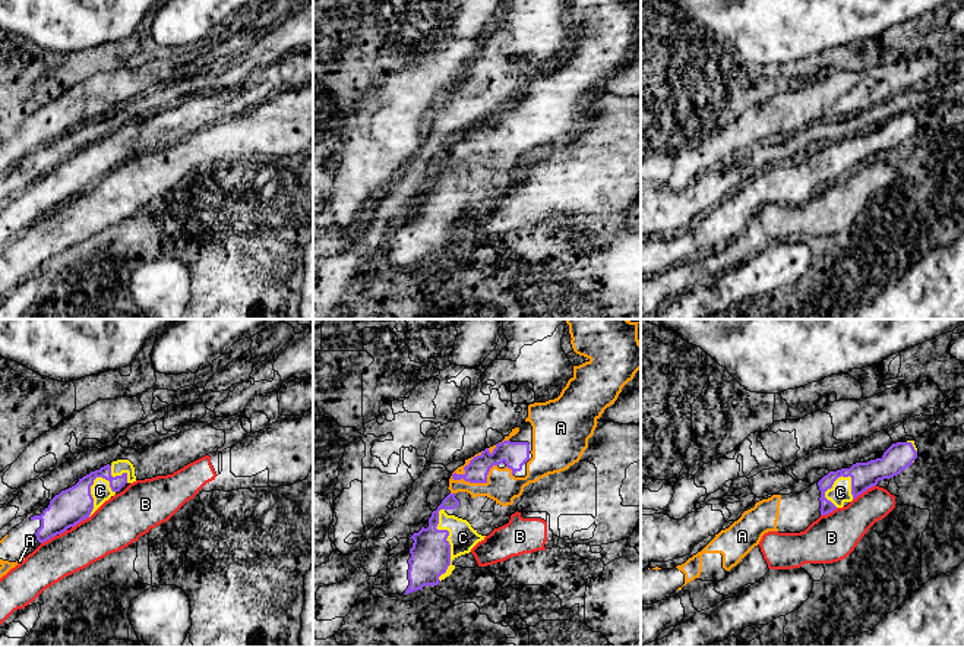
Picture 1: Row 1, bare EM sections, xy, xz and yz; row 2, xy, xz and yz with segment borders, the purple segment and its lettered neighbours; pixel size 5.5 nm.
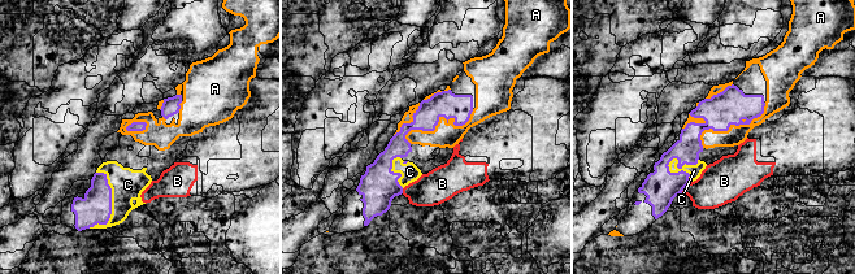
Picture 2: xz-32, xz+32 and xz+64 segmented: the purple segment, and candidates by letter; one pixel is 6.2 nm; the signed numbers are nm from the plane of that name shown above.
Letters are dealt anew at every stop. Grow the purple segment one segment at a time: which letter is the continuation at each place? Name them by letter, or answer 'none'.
C

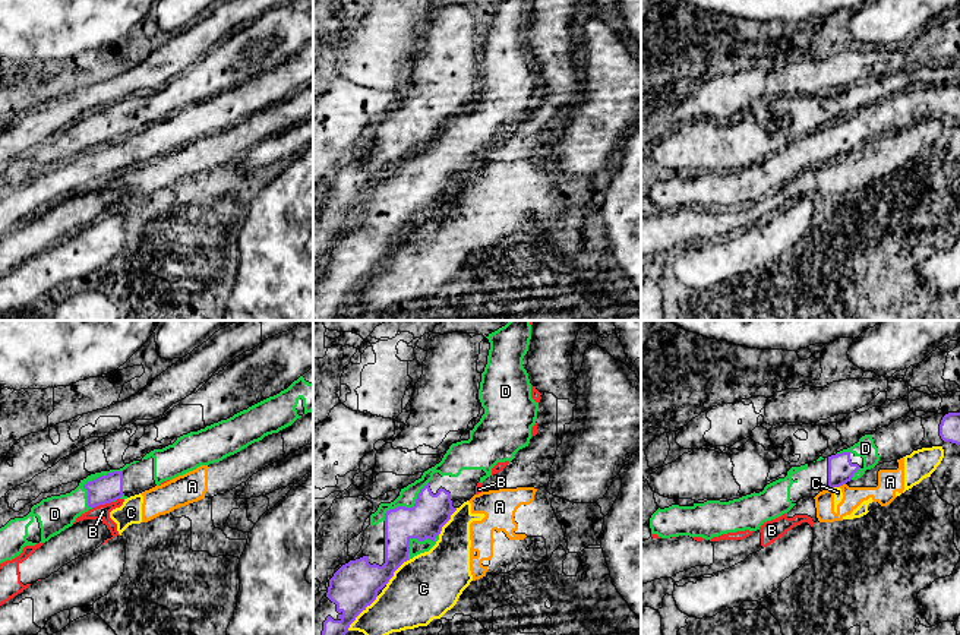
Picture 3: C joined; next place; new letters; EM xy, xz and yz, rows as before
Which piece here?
none

